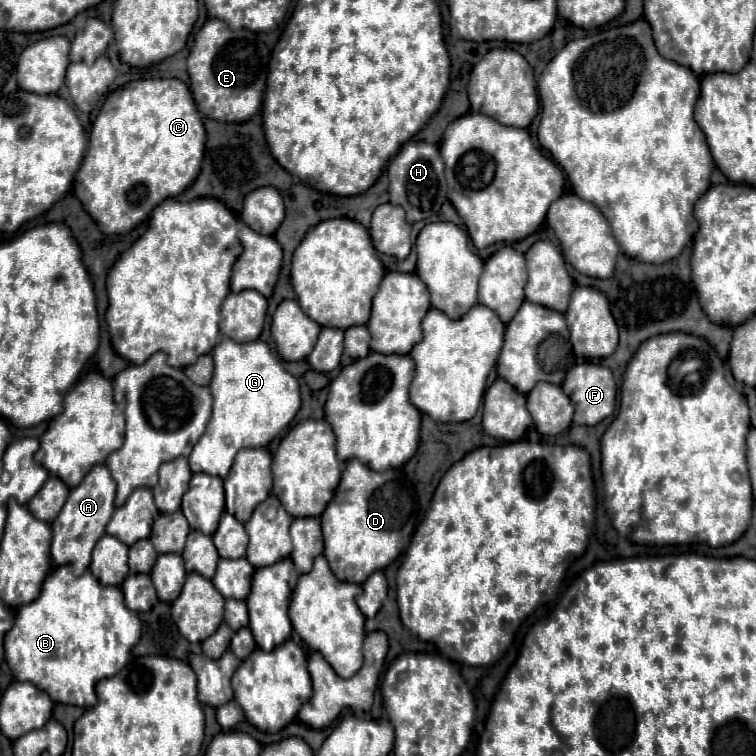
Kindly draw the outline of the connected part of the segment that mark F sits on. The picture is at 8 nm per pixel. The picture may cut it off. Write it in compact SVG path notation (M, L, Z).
M582 363L572 367L562 383L562 391L574 405L574 423L598 425L616 409L616 381L608 367Z

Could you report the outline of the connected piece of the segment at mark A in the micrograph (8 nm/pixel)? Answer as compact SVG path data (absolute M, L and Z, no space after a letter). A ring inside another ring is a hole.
M96 465L78 487L70 489L62 511L52 523L52 559L56 565L74 565L76 569L88 569L92 549L104 535L106 525L114 513L114 495L116 483L106 465Z

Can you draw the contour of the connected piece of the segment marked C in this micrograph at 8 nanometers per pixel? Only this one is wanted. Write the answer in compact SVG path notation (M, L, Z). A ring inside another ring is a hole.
M140 79L110 93L92 125L86 157L76 173L74 193L102 233L128 233L146 221L152 209L168 197L180 195L200 173L206 131L202 115L186 83L180 79Z

